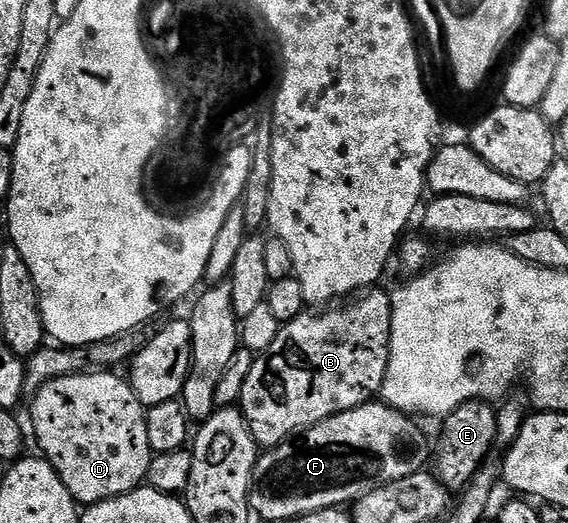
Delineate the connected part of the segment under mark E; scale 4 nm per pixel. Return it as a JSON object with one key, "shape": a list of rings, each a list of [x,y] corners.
{"shape":[[[485,399],[464,401],[459,407],[452,409],[452,413],[444,416],[441,420],[442,444],[438,447],[438,471],[436,470],[436,478],[443,487],[465,488],[474,478],[474,474],[491,458],[497,416],[495,404]]]}

